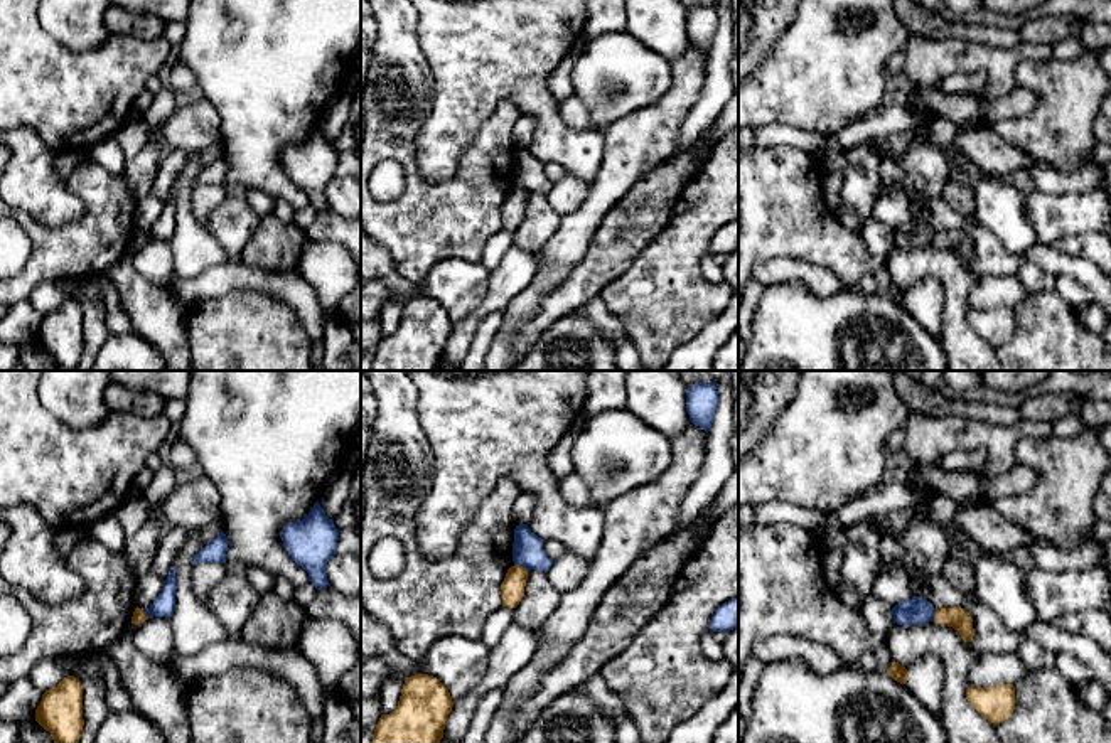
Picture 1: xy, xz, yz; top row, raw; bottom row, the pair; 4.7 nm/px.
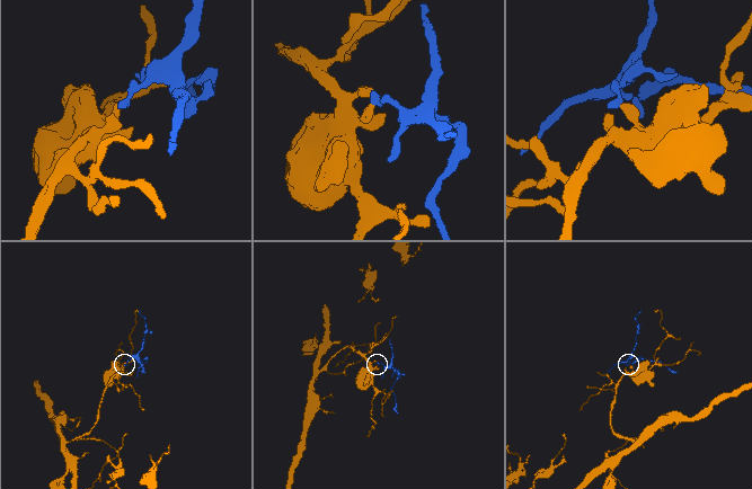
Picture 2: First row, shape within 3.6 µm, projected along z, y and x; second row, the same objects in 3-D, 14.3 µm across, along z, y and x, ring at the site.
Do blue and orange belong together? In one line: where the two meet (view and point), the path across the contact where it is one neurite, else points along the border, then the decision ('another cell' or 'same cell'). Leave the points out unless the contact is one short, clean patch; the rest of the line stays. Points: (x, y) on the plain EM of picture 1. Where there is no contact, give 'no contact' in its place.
meets blue in xz at (521, 187); border along xz (515, 186), (528, 192); another cell

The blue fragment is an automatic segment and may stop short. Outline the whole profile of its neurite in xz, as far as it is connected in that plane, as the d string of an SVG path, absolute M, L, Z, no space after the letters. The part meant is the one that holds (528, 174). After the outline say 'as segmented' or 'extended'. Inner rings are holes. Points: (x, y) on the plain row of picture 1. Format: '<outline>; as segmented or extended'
M526 147L514 152L513 184L528 194L548 194L553 182L543 172L543 162L538 160Z; as segmented

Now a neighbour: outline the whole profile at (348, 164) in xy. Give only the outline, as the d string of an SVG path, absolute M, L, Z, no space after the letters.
M352 153L339 155L335 167L335 175L351 175L356 177L361 184L361 160Z

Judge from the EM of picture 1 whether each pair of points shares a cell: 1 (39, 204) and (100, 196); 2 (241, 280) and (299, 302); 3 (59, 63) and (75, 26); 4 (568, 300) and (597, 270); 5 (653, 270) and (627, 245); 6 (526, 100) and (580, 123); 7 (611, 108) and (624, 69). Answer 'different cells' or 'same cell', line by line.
1: different cells
2: same cell
3: different cells
4: same cell
5: different cells
6: different cells
7: same cell

